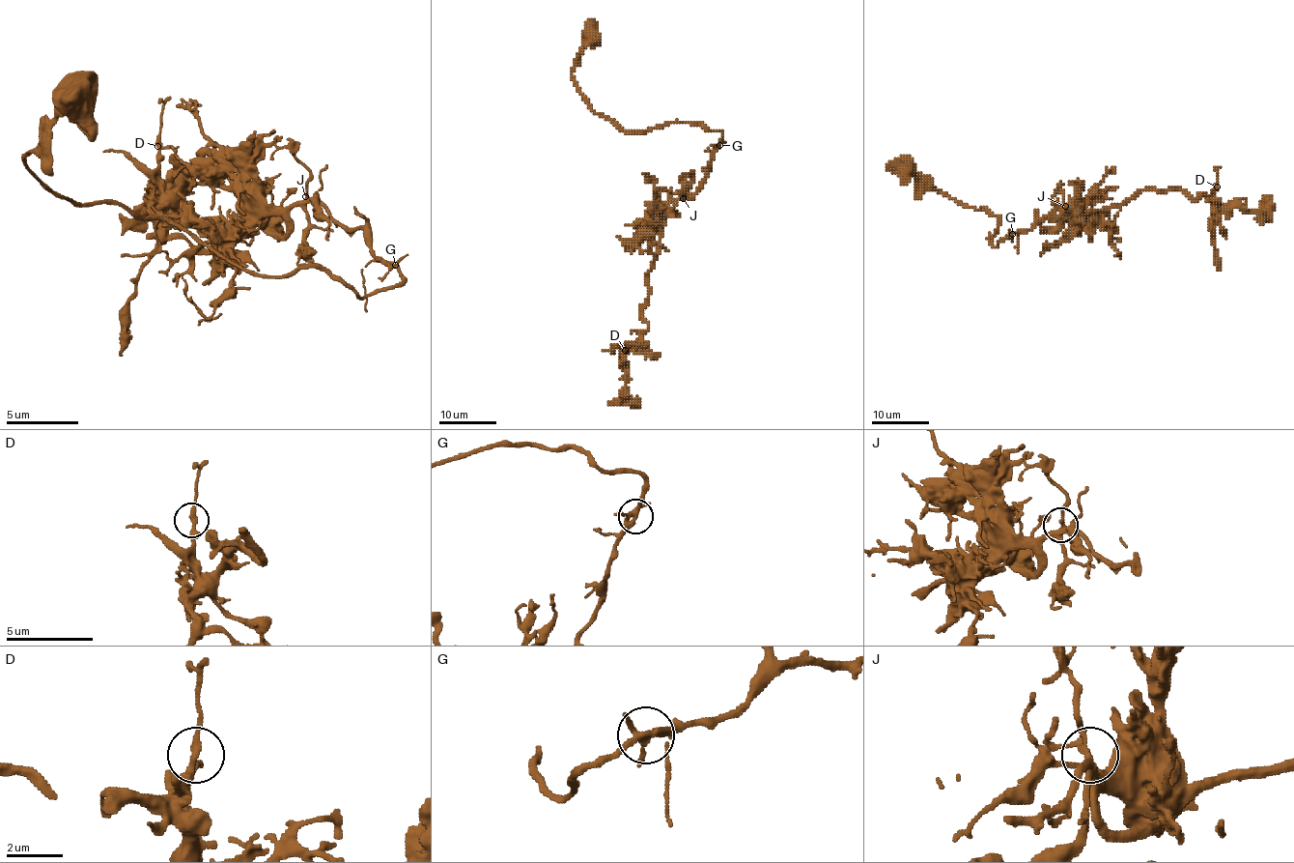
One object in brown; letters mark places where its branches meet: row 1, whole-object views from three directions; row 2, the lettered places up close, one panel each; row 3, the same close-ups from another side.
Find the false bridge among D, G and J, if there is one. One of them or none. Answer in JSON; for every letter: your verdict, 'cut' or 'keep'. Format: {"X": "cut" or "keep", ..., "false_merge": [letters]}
{"D": "keep", "G": "keep", "J": "keep", "false_merge": []}

